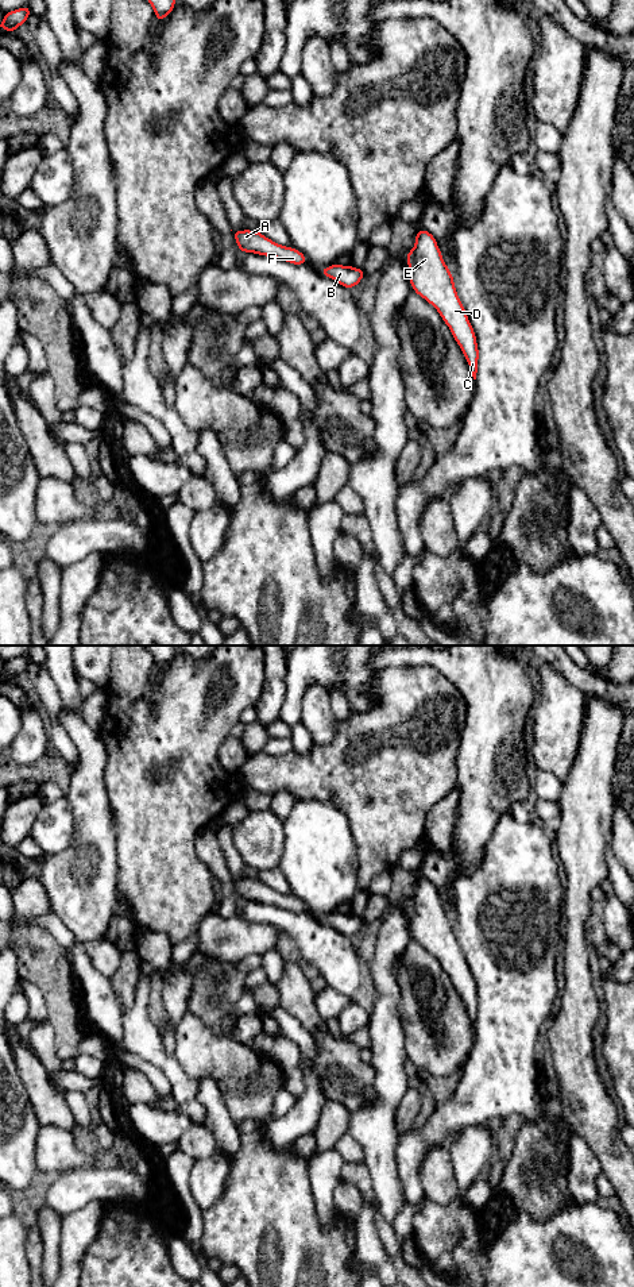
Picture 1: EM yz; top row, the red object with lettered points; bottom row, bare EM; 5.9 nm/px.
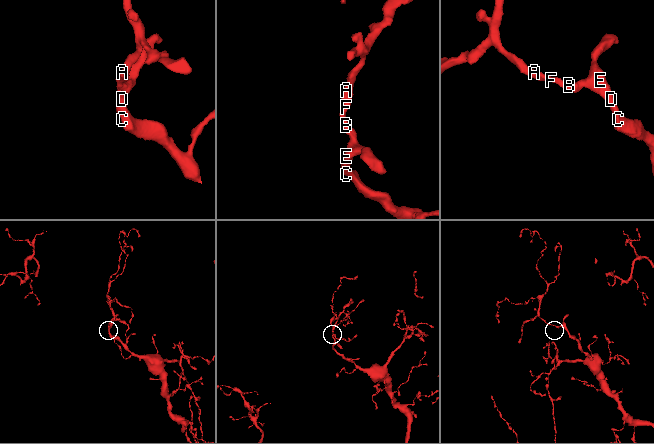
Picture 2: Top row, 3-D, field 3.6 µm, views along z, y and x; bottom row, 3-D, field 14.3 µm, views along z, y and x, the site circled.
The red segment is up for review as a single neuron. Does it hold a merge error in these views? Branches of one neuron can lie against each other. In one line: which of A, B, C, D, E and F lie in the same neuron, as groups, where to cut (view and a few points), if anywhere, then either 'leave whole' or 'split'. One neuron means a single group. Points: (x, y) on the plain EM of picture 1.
A B C D E F; no cut; leave whole

